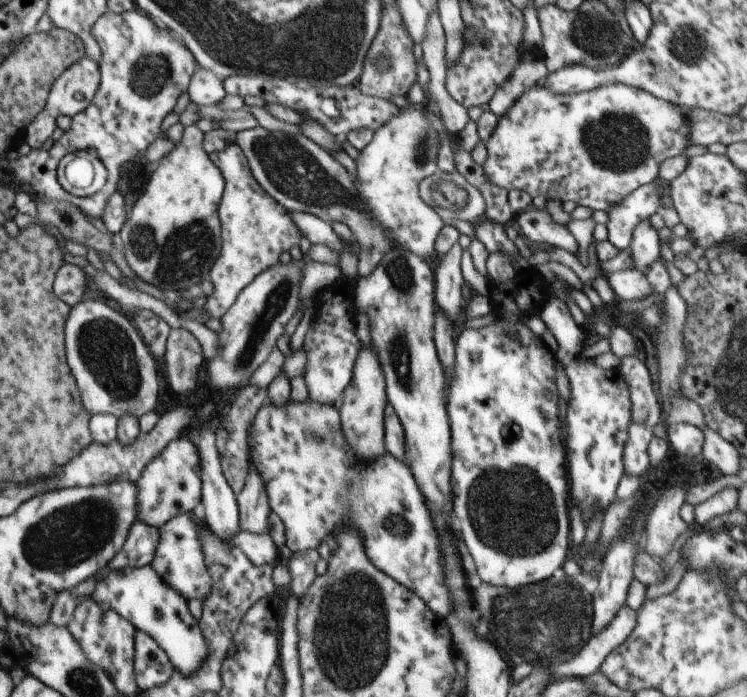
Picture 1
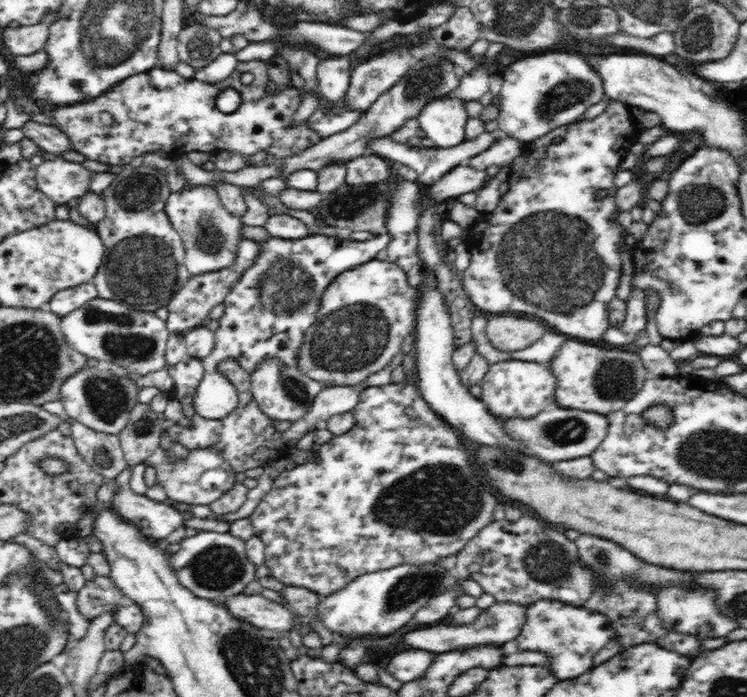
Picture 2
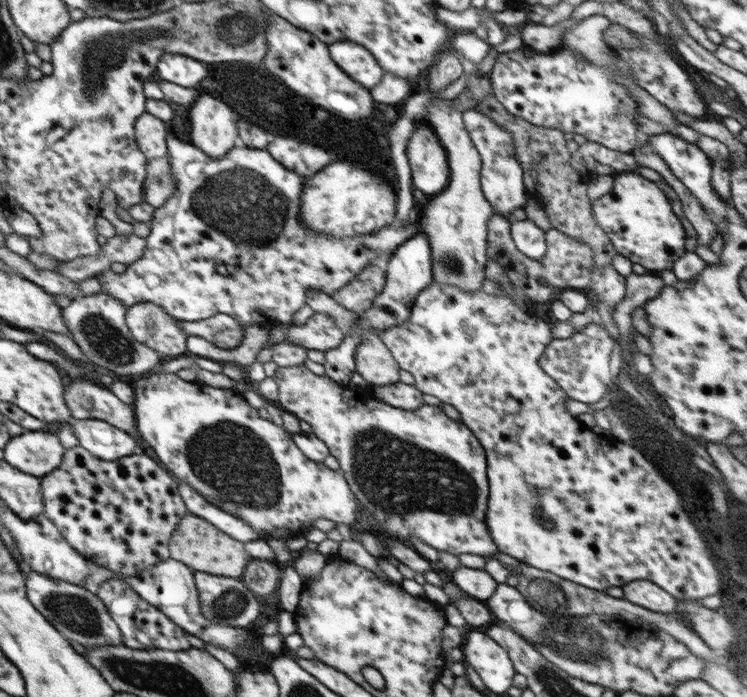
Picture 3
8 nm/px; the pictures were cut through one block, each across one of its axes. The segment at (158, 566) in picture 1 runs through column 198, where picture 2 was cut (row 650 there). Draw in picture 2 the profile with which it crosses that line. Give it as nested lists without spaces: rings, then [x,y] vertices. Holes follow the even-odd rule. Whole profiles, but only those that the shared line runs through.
[[[538,600],[525,610],[524,626],[516,640],[504,645],[506,655],[522,650],[537,650],[548,655],[548,668],[557,680],[576,678],[593,668],[594,656],[615,638],[612,621],[602,613],[564,604],[556,600]]]

